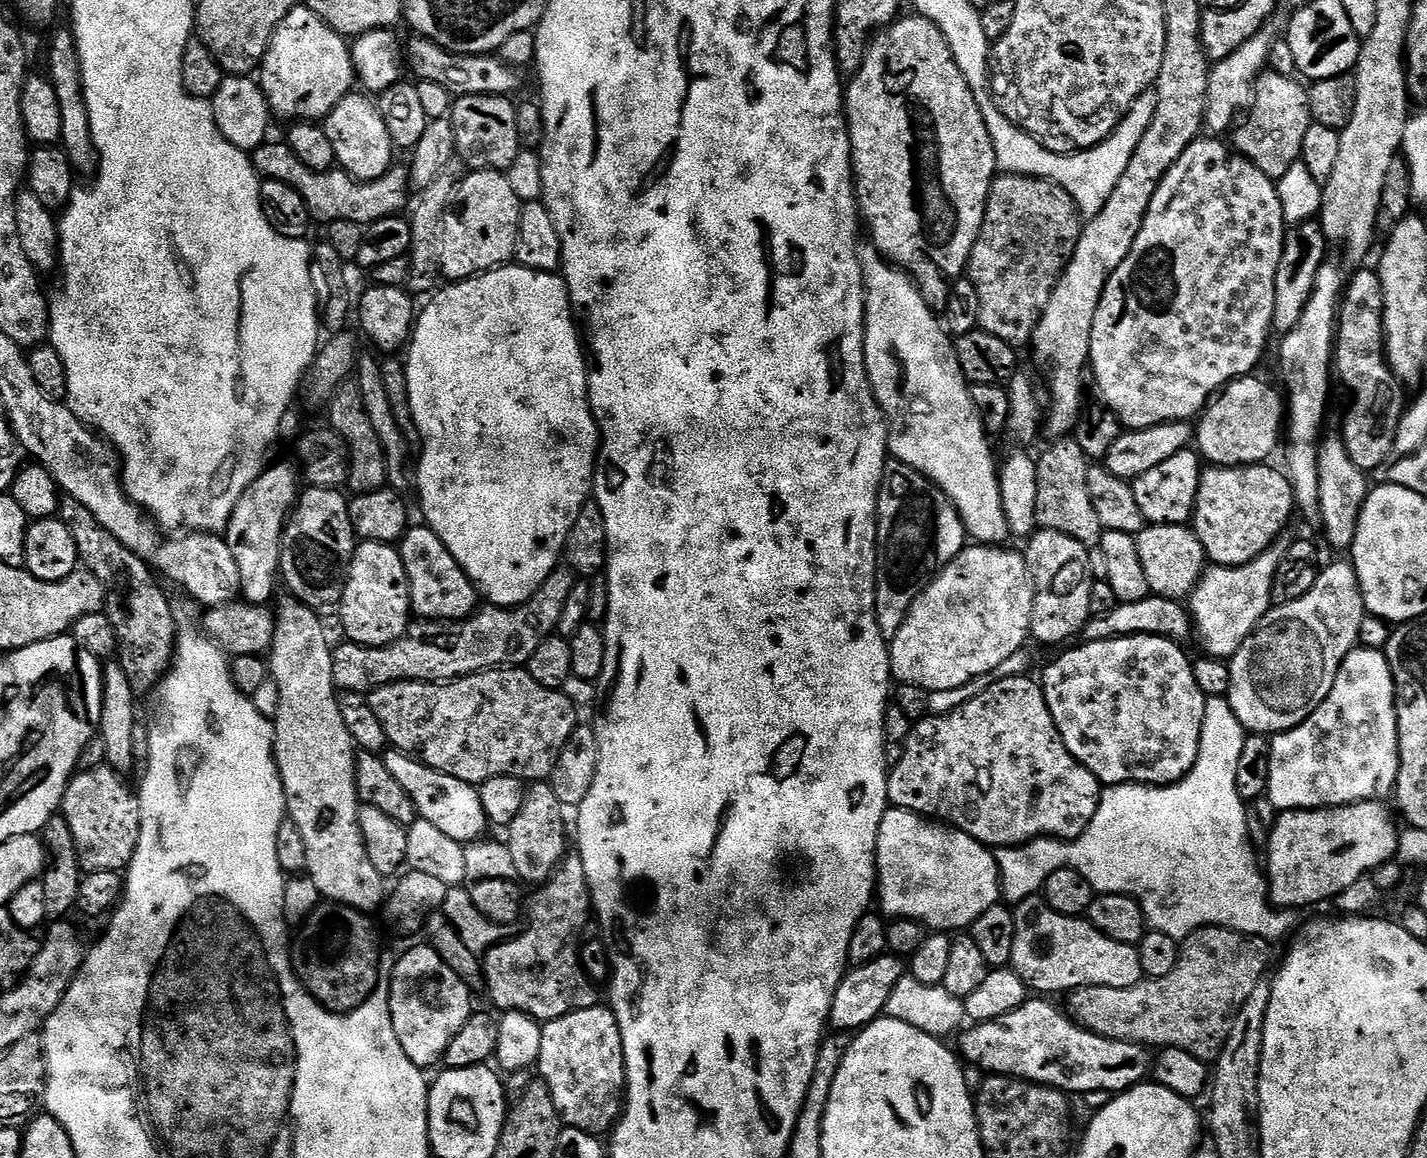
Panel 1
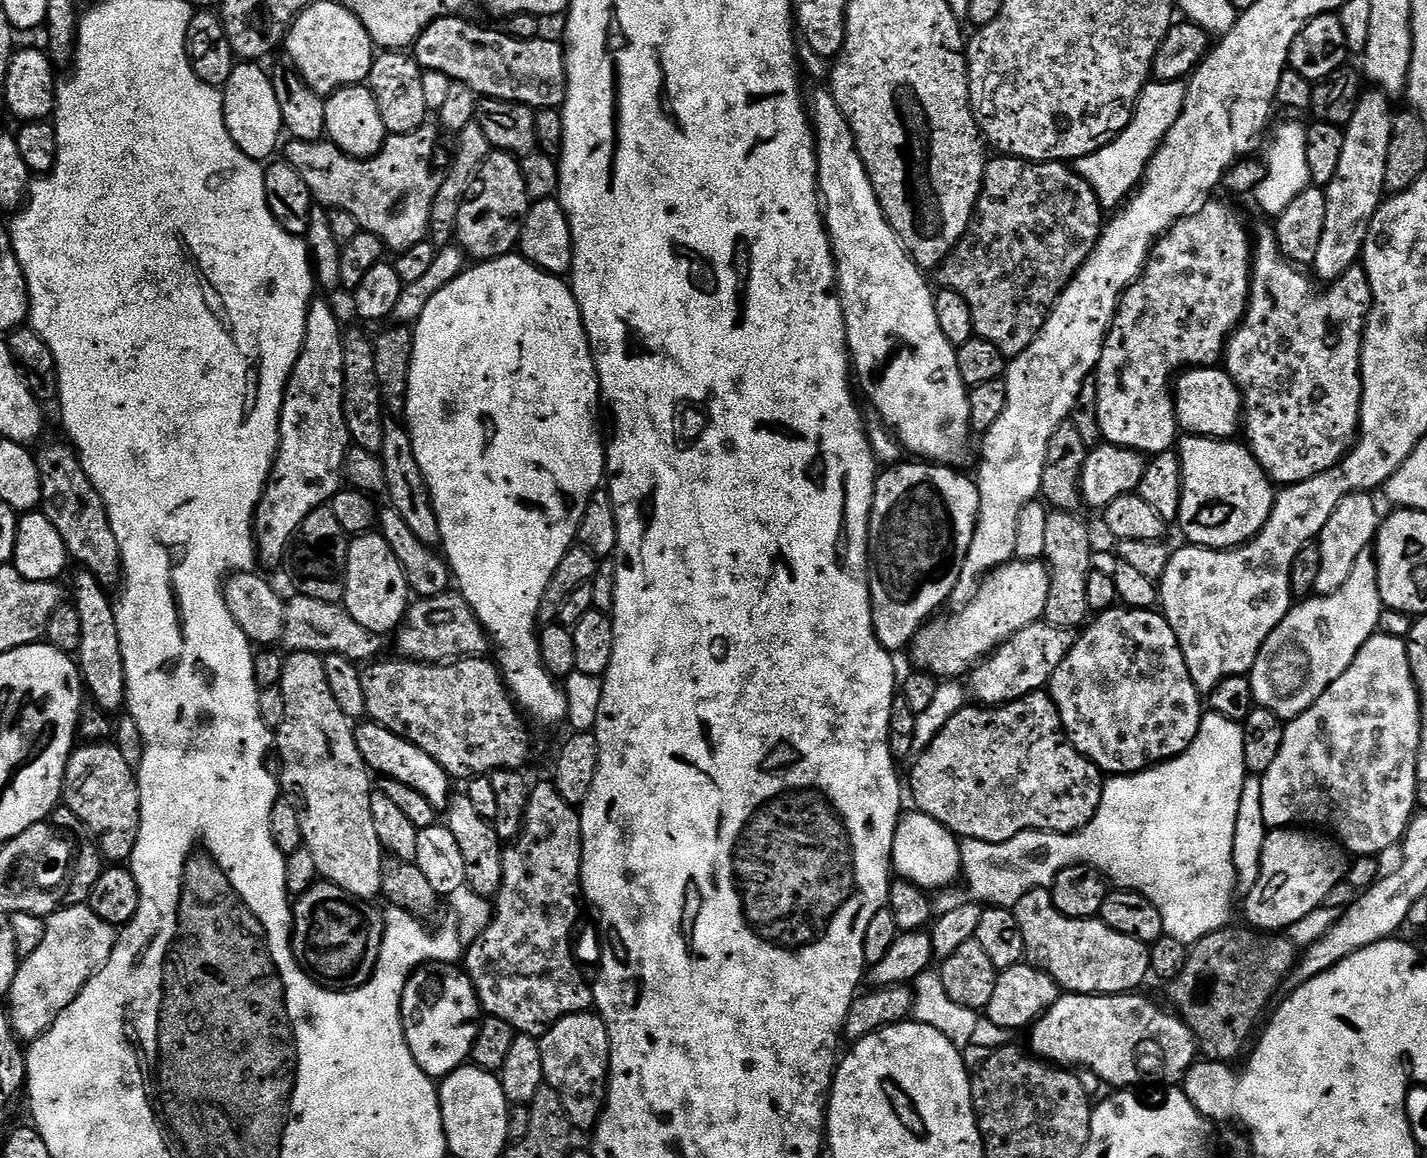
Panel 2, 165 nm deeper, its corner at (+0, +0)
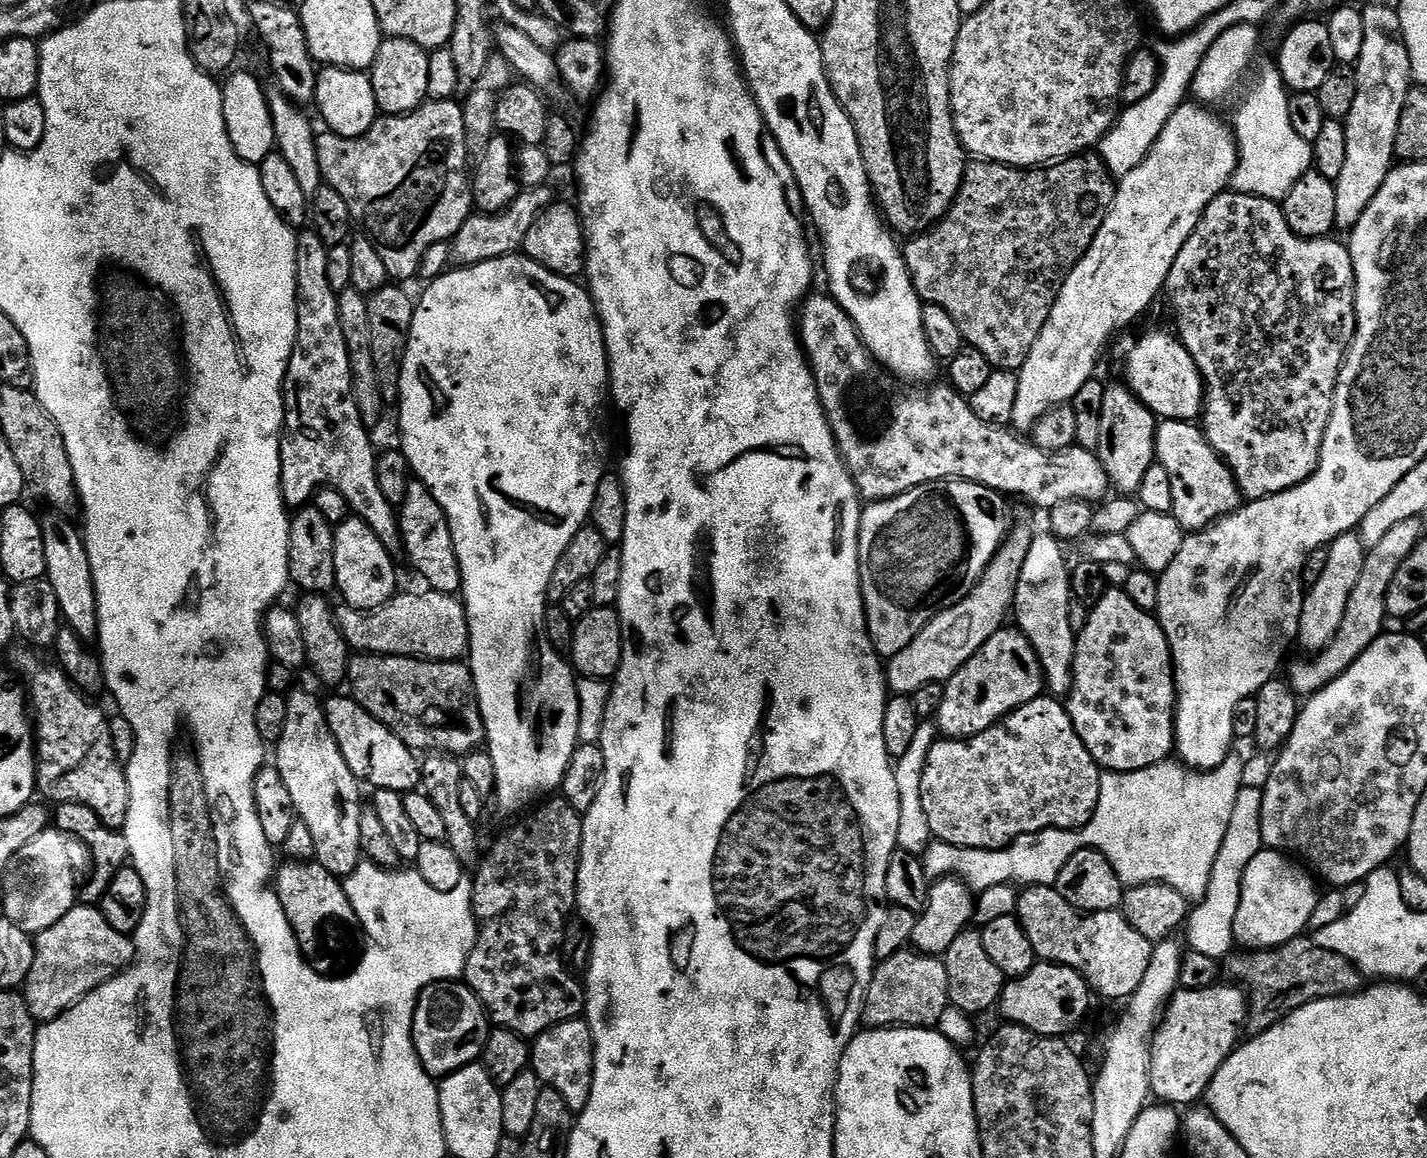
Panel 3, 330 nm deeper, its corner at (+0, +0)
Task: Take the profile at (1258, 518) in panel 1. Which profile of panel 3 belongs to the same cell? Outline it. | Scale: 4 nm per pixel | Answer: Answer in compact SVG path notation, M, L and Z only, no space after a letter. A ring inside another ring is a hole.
M1160 420L1156 426L1156 458L1170 473L1170 487L1174 489L1171 513L1185 533L1209 528L1241 507L1242 497L1236 479L1224 459L1205 438L1203 427L1186 420Z

